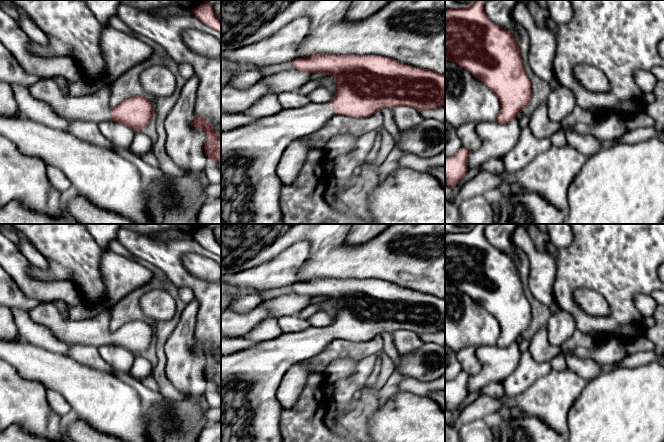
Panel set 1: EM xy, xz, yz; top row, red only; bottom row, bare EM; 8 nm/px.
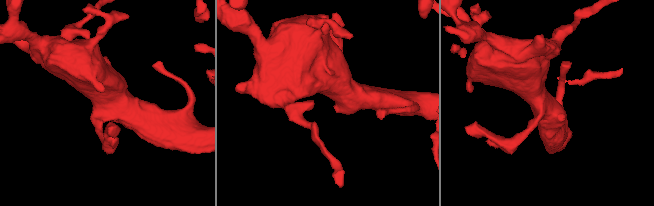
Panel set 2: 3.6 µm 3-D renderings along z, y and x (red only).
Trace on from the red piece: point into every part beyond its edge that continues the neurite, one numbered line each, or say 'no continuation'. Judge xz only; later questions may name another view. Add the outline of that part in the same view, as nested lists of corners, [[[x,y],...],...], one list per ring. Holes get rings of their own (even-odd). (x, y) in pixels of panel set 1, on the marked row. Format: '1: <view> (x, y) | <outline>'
1: xz (250, 189) | [[[312,101],[301,108],[283,109],[248,125],[221,131],[221,224],[282,224],[282,181],[276,173],[277,165],[293,141],[320,130],[334,115],[335,110],[330,102]]]

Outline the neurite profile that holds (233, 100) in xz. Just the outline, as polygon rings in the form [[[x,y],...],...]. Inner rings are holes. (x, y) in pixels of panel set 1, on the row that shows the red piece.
[[[289,70],[263,77],[250,88],[237,89],[225,86],[221,89],[221,111],[225,113],[242,113],[249,109],[256,101],[268,93],[279,95],[285,92],[298,92],[310,81],[312,73]]]

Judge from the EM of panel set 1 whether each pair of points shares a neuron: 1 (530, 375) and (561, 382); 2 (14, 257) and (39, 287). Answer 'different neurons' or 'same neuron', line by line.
1: different neurons
2: same neuron

